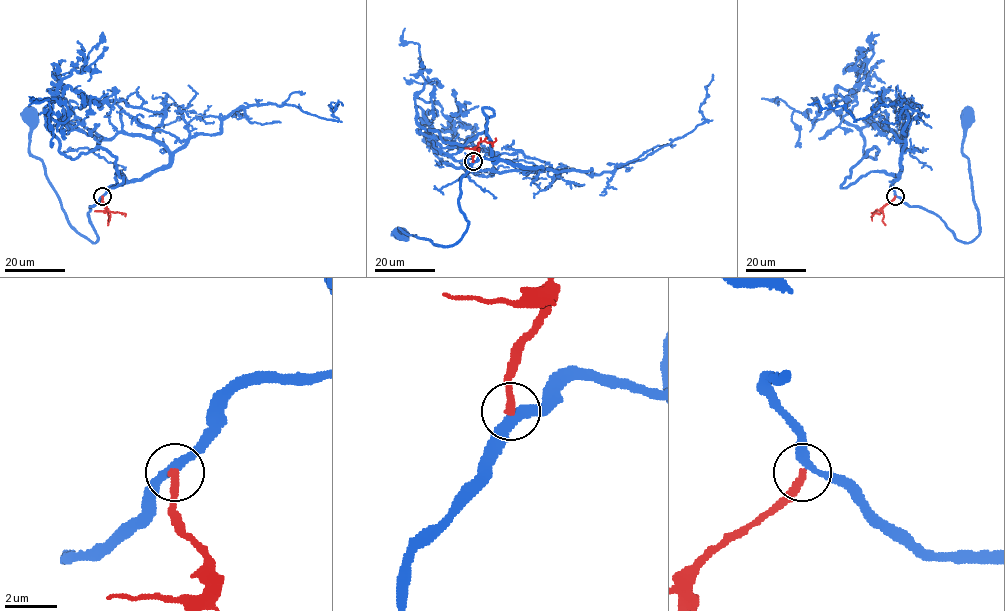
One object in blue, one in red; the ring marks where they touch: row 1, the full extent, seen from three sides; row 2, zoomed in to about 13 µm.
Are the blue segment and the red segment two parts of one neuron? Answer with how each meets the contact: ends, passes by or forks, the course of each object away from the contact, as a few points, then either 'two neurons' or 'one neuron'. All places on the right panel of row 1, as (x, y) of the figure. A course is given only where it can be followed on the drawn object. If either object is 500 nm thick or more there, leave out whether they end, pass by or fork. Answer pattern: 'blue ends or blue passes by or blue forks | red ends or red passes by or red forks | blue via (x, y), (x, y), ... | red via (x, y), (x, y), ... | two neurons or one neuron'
blue passes by | red ends | blue via (895, 196), (911, 206), (934, 212), (958, 240), (970, 242), (978, 235), (969, 163), (962, 151), (968, 114) | red via (895, 196), (871, 216) | two neurons

